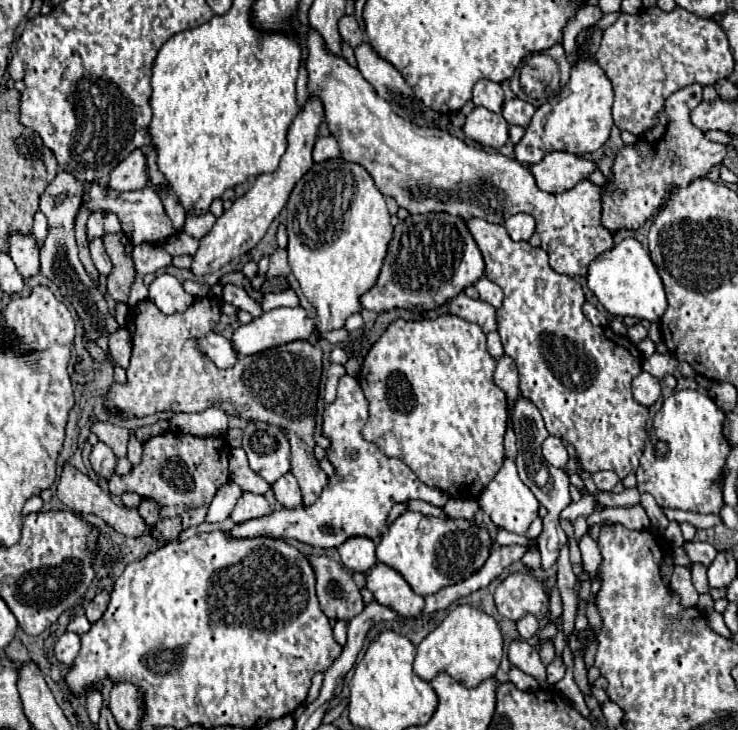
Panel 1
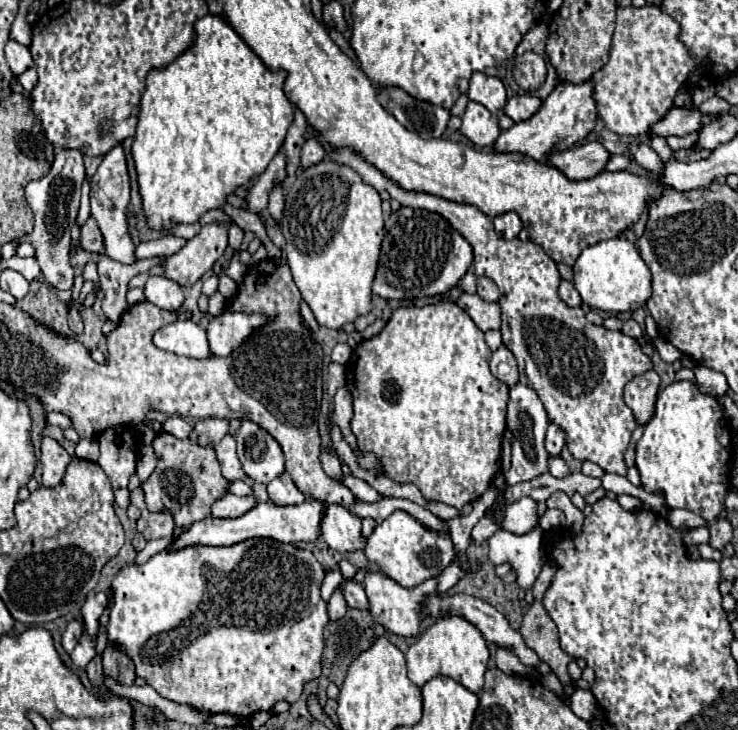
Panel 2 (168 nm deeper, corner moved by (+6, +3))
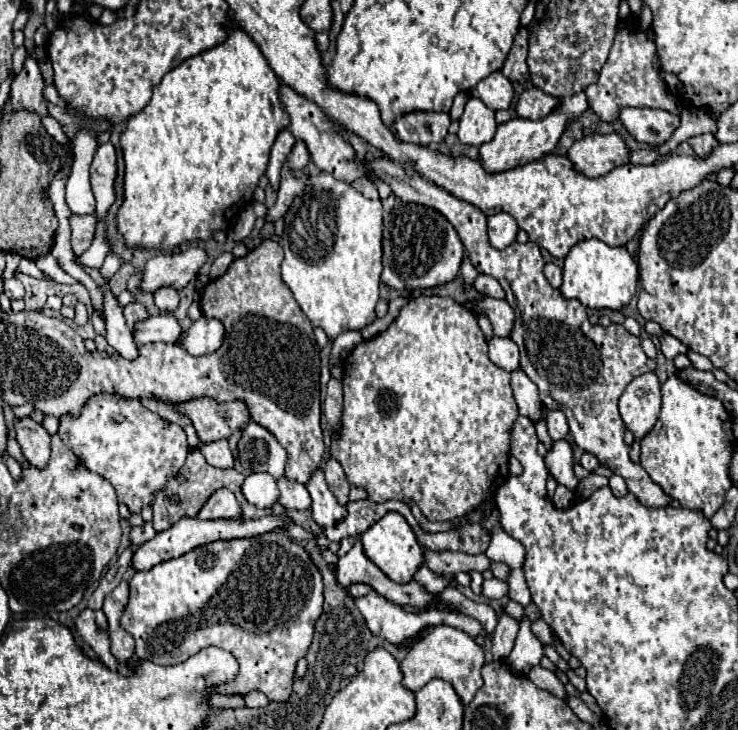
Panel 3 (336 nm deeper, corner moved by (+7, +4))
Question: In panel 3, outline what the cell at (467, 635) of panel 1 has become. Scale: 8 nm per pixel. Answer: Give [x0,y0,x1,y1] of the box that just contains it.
[400,624,484,704]

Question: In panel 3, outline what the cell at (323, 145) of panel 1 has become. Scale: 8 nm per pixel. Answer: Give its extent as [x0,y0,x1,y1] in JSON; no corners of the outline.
[288,140,310,170]

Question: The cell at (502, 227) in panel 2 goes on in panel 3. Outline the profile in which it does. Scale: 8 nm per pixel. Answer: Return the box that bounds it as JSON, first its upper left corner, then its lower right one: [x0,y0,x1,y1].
[488,212,518,250]

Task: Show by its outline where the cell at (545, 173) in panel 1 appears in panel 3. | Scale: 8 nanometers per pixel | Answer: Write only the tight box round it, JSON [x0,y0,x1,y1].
[568,132,628,178]

